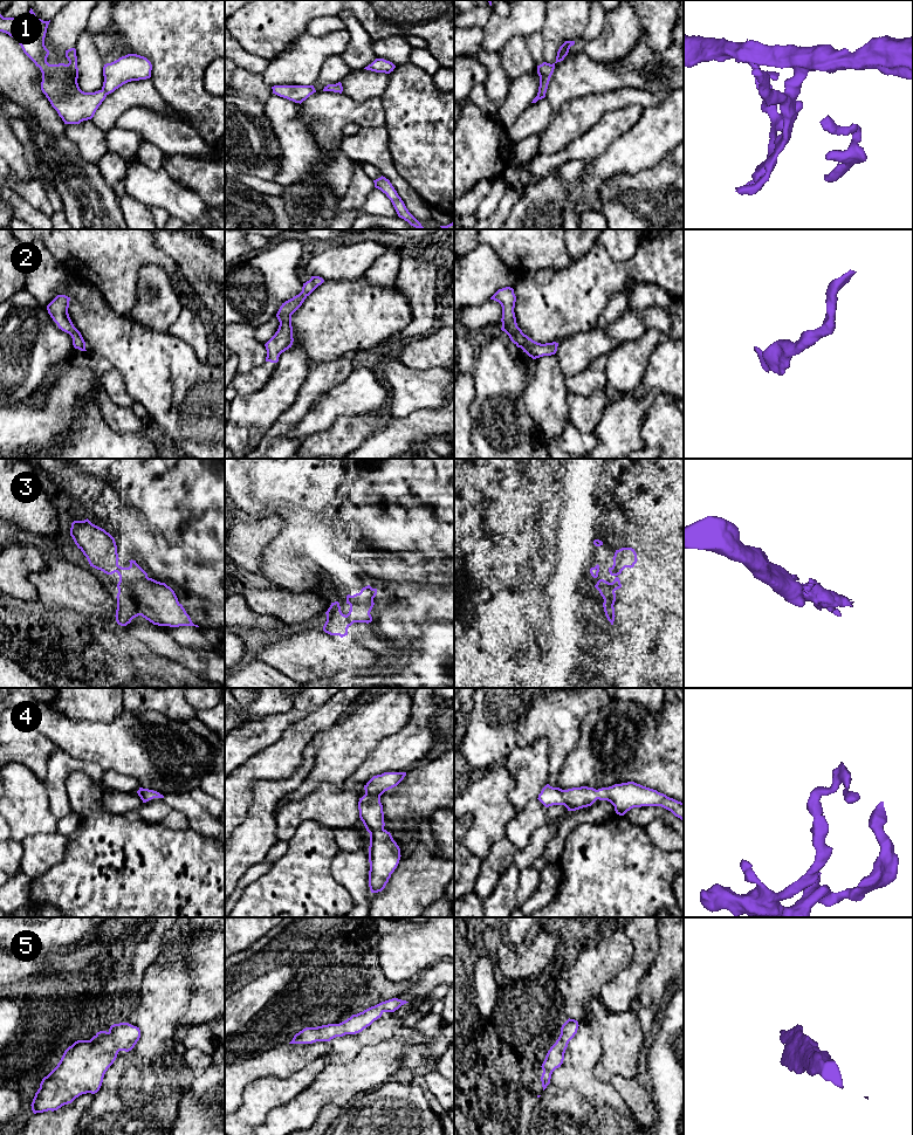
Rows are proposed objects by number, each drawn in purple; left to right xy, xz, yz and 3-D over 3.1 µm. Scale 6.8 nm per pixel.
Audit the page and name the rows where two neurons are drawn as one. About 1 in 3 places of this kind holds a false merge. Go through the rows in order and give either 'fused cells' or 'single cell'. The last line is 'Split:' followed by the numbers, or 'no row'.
1: single cell
2: single cell
3: single cell
4: single cell
5: single cell
Split: no row

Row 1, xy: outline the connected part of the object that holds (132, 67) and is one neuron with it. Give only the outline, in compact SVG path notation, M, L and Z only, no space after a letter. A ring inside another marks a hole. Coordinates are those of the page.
M33 9L20 18L4 18L0 14L0 32L14 37L23 53L42 73L41 90L57 111L64 124L80 124L91 119L105 99L123 84L151 77L152 64L140 55L128 54L103 67L104 82L101 90L84 92L80 89L76 49L66 50L69 63L49 64L49 50L44 37L49 21L39 19Z

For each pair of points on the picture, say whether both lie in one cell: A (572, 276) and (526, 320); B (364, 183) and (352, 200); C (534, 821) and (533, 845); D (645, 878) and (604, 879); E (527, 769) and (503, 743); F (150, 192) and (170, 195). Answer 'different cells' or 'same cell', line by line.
A: same cell
B: same cell
C: different cells
D: same cell
E: different cells
F: same cell

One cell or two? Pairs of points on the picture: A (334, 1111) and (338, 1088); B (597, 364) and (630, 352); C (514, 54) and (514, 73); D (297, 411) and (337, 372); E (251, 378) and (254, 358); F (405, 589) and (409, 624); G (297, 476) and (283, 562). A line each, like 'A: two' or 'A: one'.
A: two
B: two
C: one
D: one
E: two
F: two
G: two

